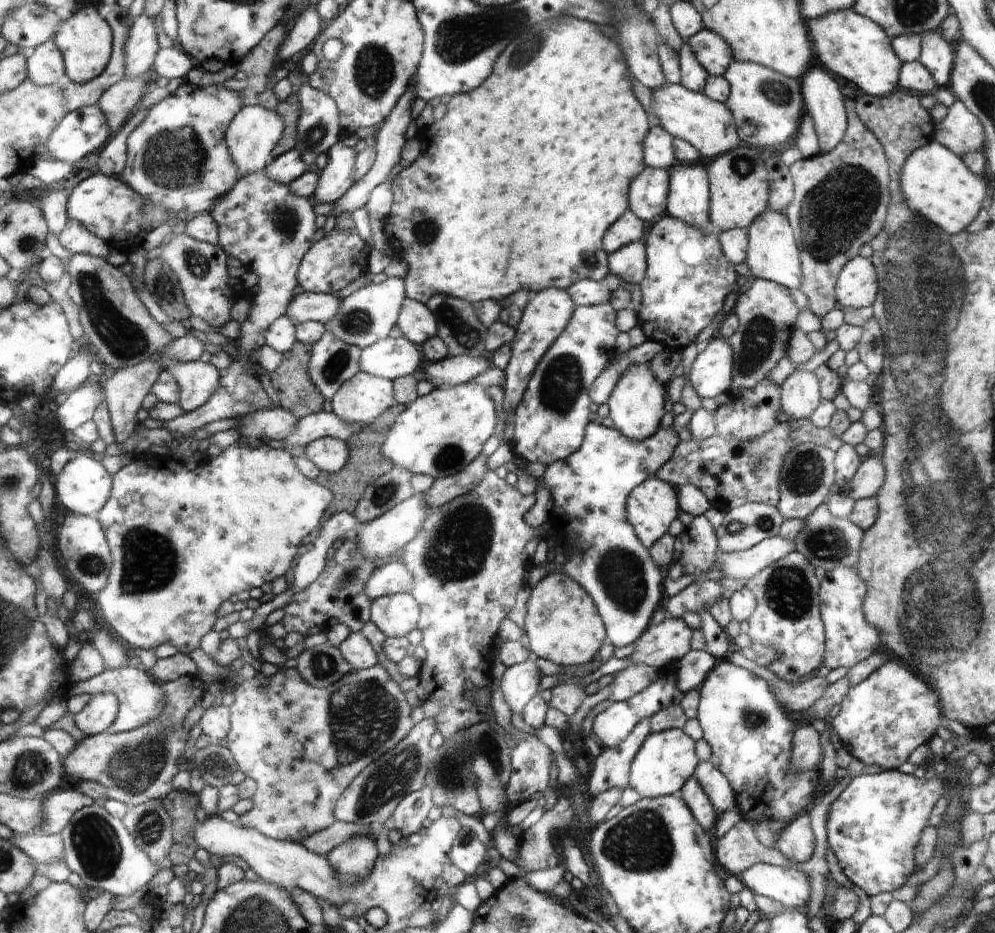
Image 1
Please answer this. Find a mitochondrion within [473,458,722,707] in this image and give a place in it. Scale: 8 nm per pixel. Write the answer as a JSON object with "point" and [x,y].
{"point":[618,574]}

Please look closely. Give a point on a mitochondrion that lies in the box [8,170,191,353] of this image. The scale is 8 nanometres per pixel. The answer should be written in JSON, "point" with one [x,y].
{"point":[163,285]}

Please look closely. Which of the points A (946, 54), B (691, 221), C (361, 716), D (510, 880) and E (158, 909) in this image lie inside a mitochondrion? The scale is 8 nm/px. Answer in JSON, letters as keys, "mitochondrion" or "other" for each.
{"A":"other","B":"other","C":"mitochondrion","D":"other","E":"other"}

